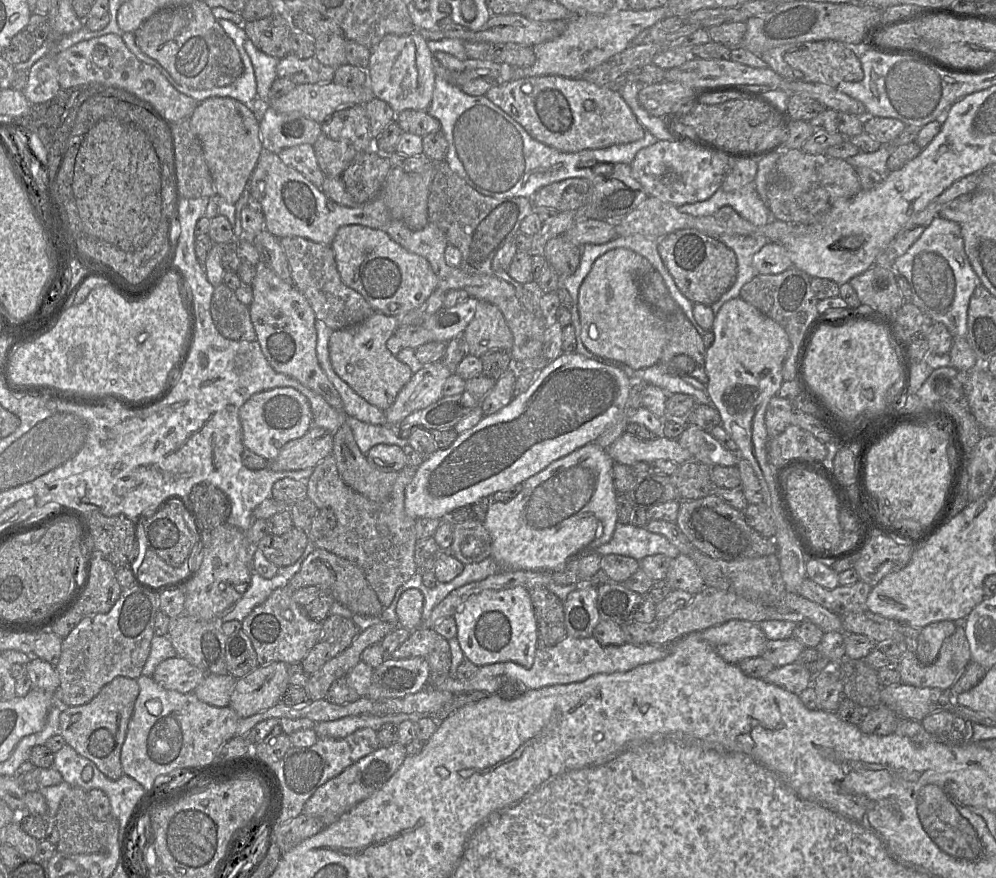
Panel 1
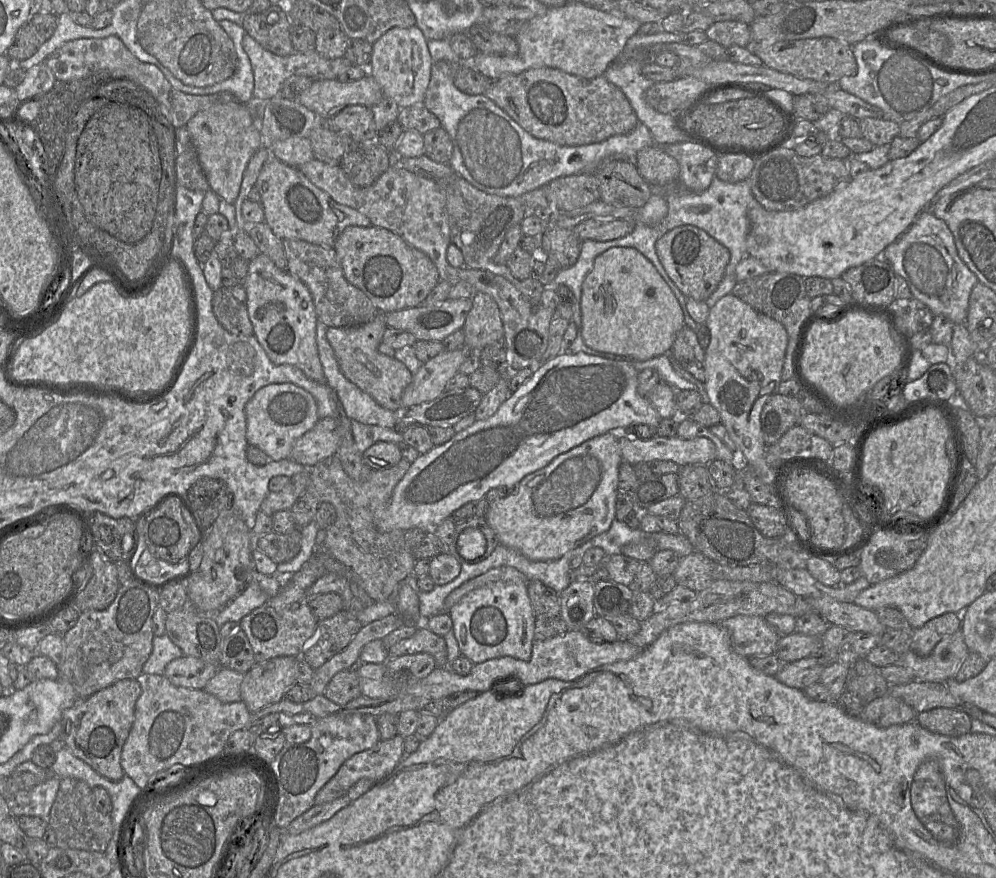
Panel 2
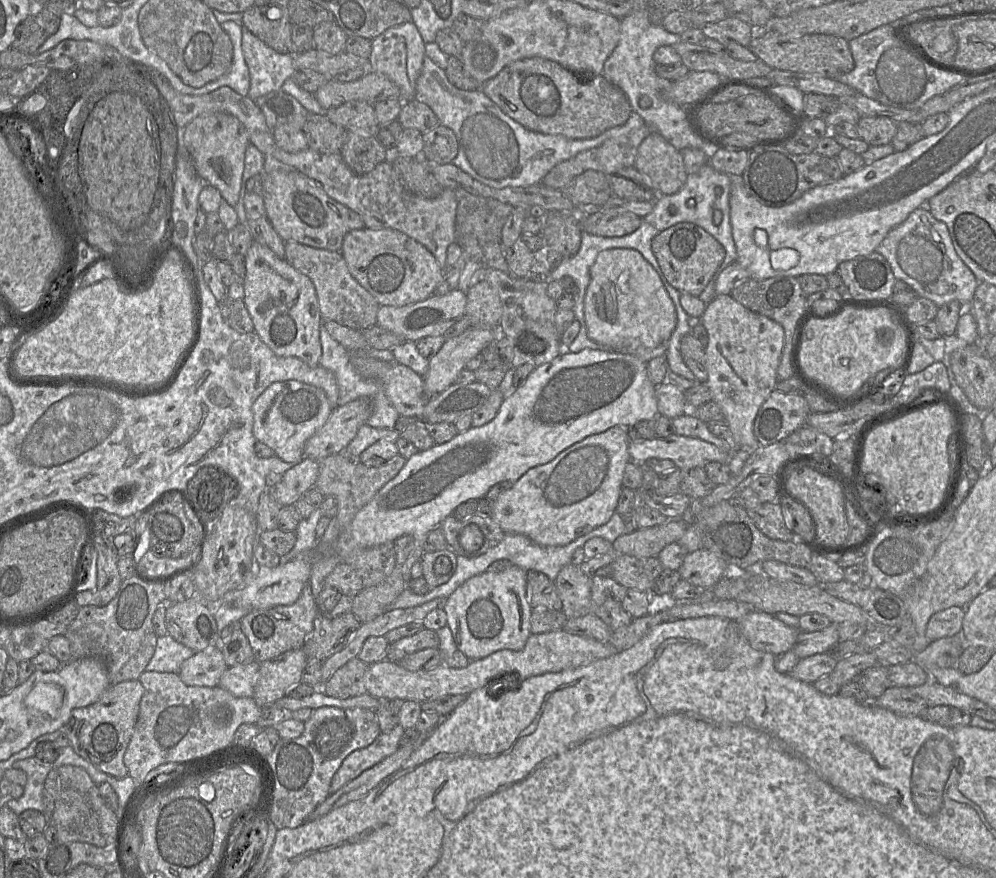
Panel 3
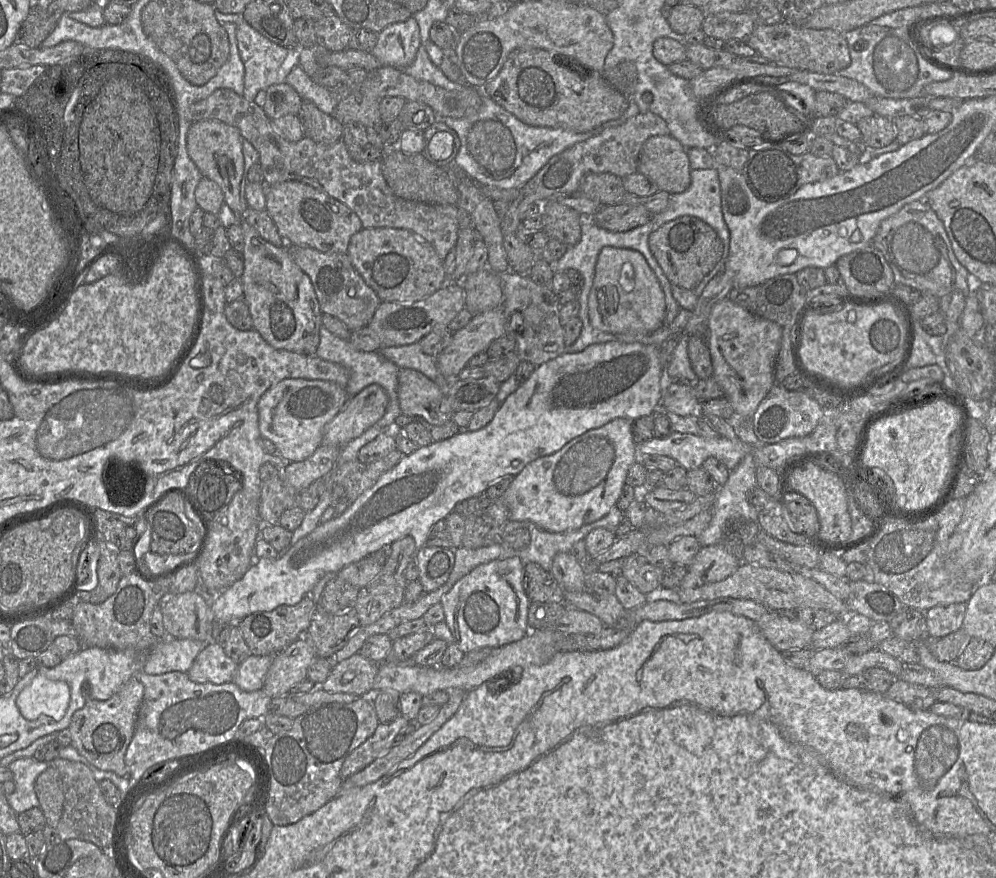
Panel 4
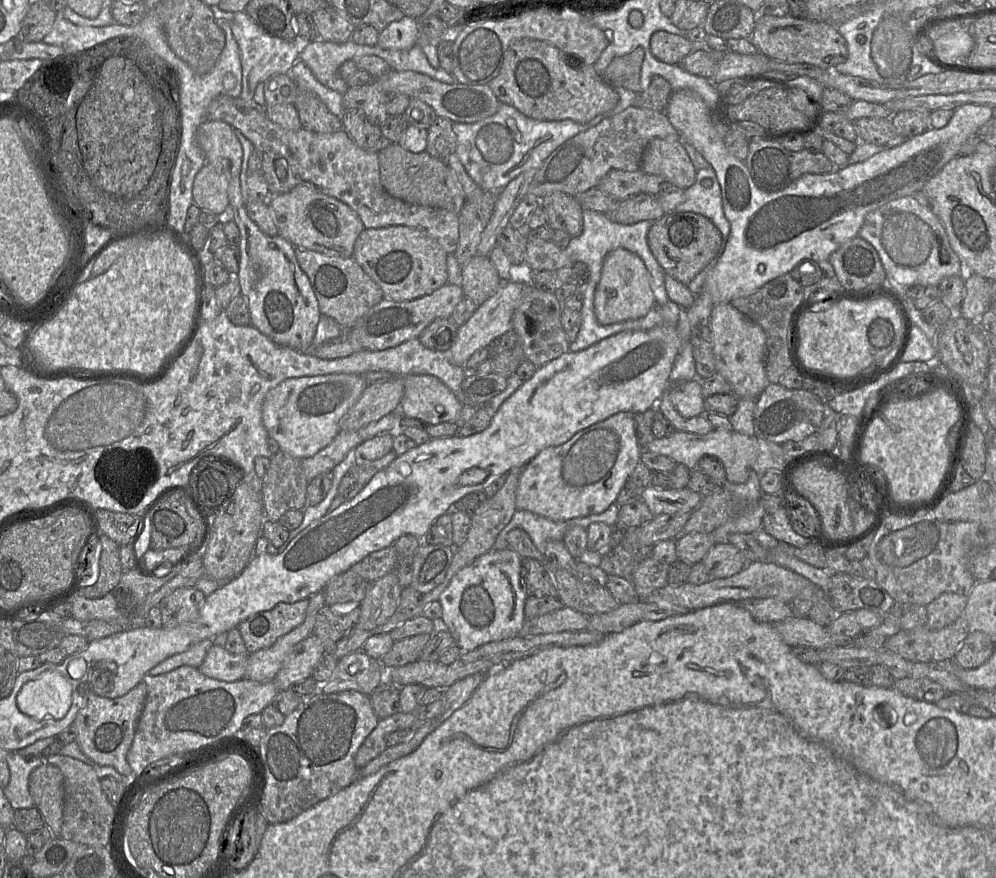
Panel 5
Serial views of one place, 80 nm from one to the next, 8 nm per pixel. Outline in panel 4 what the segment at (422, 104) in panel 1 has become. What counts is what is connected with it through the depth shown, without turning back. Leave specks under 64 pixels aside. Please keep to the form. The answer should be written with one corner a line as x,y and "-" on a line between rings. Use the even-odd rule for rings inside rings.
412,16
405,22
383,29
371,54
381,66
404,69
414,62
420,46
419,26

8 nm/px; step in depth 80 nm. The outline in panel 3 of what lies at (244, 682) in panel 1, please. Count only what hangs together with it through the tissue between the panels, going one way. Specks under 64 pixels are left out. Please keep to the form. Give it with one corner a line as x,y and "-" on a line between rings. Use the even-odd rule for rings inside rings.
304,649
288,651
274,659
260,663
257,682
254,687
253,699
261,708
274,704
287,695
288,691
295,685
302,683
302,673
306,666
308,657

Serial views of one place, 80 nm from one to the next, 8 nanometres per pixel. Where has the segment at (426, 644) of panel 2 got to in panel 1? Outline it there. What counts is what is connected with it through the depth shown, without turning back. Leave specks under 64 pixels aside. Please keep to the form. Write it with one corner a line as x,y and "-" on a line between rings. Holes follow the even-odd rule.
419,627
411,632
409,638
391,655
393,659
421,657
429,665
428,686
440,684
449,676
451,667
451,649
448,640
433,628

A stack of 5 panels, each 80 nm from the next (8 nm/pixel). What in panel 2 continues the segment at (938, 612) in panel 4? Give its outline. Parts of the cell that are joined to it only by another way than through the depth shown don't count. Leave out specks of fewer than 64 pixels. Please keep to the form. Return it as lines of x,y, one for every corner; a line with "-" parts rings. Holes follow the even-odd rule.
950,612
935,617
921,628
913,630
910,650
919,656
928,656
938,642
959,629
961,614

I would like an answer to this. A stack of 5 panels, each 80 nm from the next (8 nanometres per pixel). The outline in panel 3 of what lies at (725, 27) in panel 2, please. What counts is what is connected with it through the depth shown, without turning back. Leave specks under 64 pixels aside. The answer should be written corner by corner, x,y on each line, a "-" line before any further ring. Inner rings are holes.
727,16
718,22
708,23
702,28
706,37
715,39
725,44
736,41
739,44
750,47
756,30
747,22
733,16

